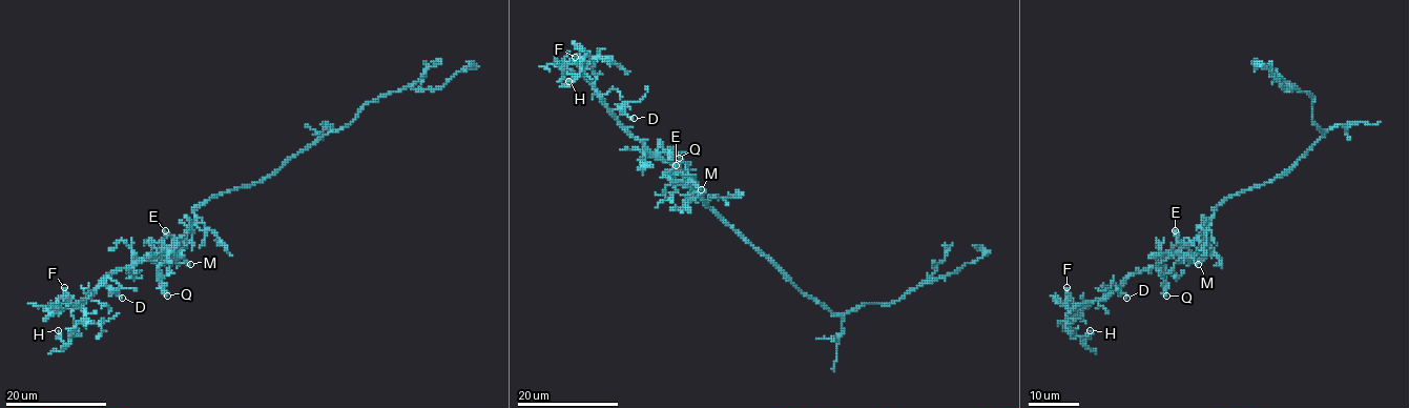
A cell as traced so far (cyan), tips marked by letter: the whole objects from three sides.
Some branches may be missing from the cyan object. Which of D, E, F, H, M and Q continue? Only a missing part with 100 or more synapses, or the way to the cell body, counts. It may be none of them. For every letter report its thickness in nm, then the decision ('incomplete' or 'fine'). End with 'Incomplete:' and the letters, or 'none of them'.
D: calibre 140 nm; fine
E: calibre 110 nm; fine
F: calibre 110 nm; fine
H: calibre 100 nm; fine
M: calibre 140 nm; fine
Q: calibre 200 nm; fine
Incomplete: none of them

